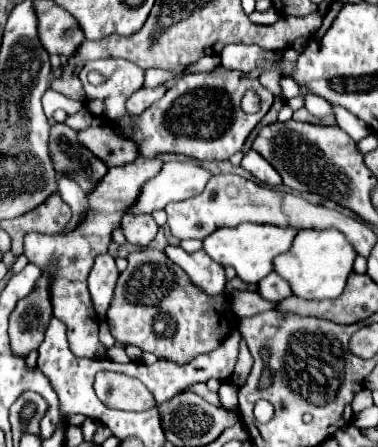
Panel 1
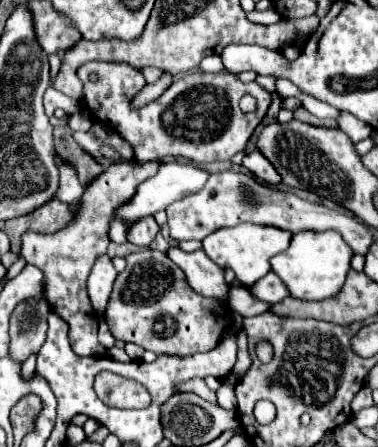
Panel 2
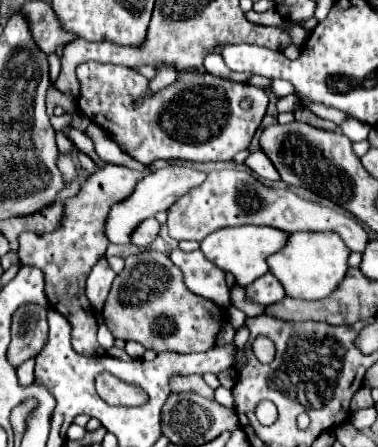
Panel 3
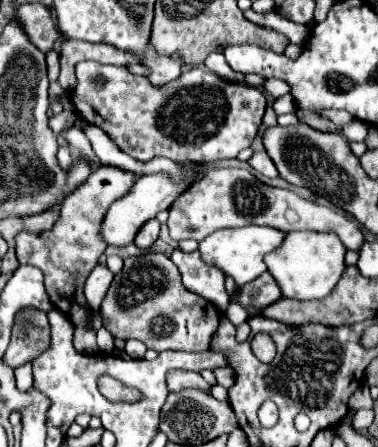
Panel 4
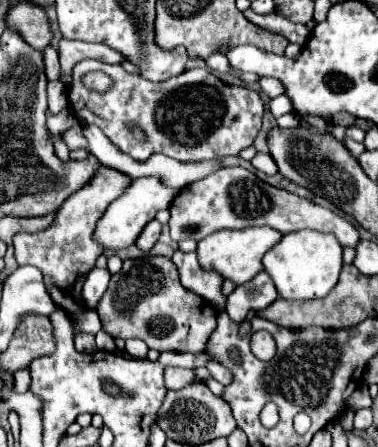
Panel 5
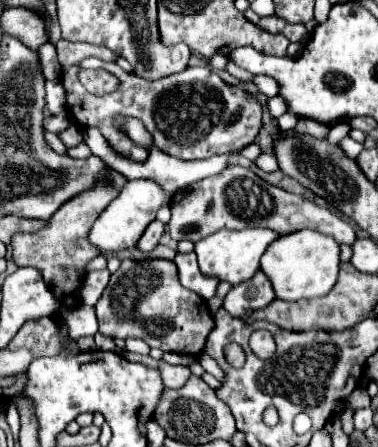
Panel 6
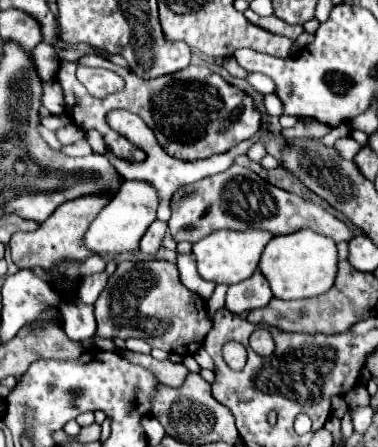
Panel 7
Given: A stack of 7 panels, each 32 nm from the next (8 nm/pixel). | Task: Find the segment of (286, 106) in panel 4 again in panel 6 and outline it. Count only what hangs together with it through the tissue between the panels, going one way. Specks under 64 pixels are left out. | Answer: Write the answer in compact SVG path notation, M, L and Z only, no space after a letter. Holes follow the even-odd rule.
M280 96L268 98L266 106L268 106L268 110L270 110L270 114L272 114L274 118L278 118L278 116L282 116L282 114L286 112L286 104L284 104L284 100L280 100Z

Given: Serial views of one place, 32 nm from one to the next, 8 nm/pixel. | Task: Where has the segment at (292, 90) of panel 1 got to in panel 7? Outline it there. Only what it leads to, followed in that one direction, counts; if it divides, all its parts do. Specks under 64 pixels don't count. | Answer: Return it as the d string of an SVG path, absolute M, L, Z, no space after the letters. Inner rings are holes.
M250 72L250 74L246 76L246 82L248 82L254 90L258 90L260 94L270 94L270 92L274 92L274 82L272 82L268 76L264 76L264 74Z

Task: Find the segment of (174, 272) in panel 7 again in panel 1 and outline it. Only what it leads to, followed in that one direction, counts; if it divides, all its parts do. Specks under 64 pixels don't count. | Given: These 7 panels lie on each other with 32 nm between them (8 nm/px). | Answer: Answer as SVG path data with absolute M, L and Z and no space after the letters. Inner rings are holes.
M144 248L132 252L128 268L120 274L114 298L110 302L106 322L112 336L122 344L134 344L158 358L188 362L202 352L210 352L222 344L222 340L236 328L236 314L230 308L232 290L256 290L254 284L244 284L240 278L232 278L226 284L224 296L206 296L200 292L186 272L176 266L164 252Z

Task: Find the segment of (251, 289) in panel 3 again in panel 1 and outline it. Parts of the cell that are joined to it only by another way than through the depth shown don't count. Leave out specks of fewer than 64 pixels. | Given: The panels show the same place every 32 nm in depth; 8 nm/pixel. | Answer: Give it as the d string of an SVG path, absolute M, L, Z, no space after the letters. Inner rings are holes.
M270 272L266 278L262 278L258 282L258 290L256 290L264 300L270 302L280 302L284 298L288 298L292 292L288 288L288 282L282 280L276 272Z

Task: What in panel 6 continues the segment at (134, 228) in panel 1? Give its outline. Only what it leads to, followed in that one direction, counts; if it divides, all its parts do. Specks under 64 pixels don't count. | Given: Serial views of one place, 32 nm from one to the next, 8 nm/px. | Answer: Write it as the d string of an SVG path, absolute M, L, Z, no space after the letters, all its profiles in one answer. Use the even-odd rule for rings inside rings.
M160 220L150 222L150 226L146 228L146 232L142 234L142 238L140 238L140 242L138 242L138 248L140 248L142 252L152 252L152 250L158 246L162 234L164 234L164 224L162 224Z

